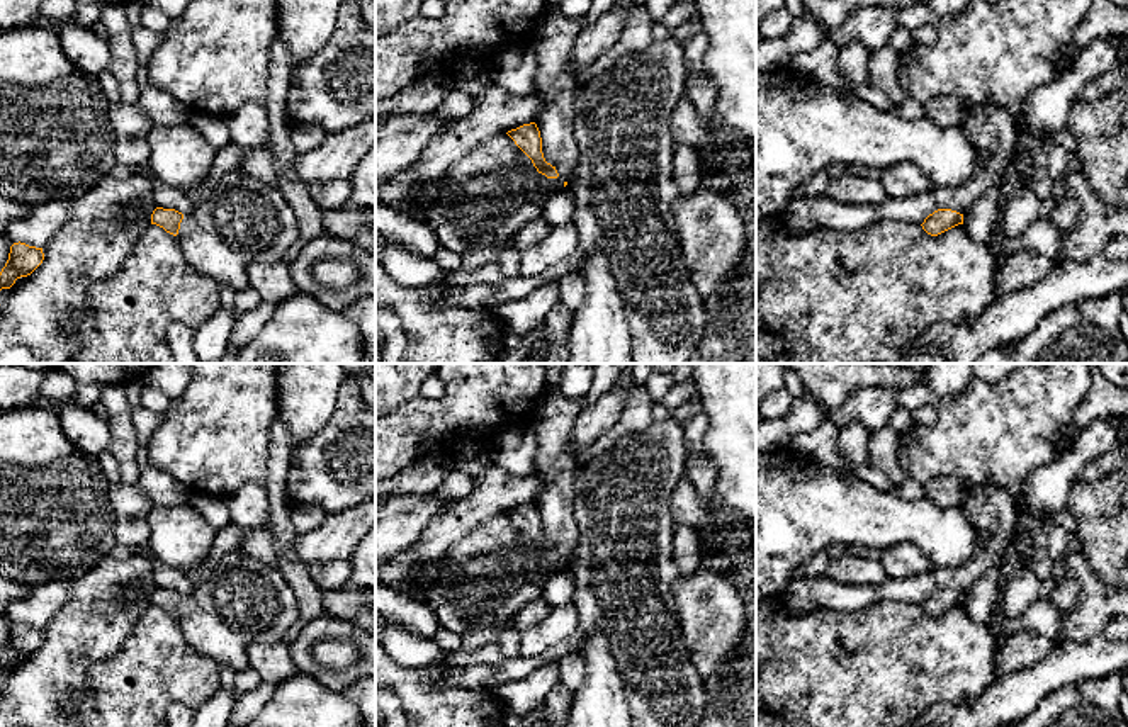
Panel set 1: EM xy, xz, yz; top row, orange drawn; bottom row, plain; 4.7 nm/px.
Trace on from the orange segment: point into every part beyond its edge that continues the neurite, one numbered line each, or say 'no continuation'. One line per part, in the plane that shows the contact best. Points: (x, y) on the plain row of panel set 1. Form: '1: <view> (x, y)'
1: xy (238, 600)

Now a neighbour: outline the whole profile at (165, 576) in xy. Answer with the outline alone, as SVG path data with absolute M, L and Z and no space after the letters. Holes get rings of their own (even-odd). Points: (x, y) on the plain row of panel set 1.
M139 547L138 549L139 554L144 554L151 559L151 567L153 567L153 578L155 578L155 586L156 588L163 588L163 589L175 589L178 593L182 593L183 596L192 593L195 588L195 578L173 569L172 566L155 559L149 554L149 547Z

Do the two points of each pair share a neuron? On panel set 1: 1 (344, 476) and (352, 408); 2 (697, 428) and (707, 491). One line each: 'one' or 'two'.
1: one
2: one

